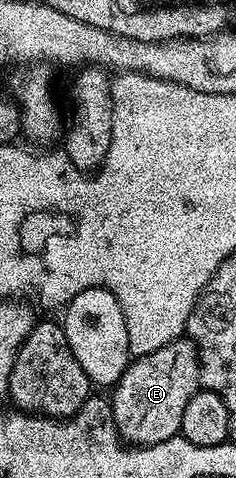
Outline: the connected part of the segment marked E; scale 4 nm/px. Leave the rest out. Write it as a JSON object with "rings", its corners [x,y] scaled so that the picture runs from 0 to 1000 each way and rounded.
{"rings":[[[763,707],[682,724],[682,732],[648,732],[648,741],[559,751],[504,801],[483,805],[462,870],[542,931],[619,933],[737,921],[767,906],[784,849],[847,812],[843,743],[826,718],[801,707]]]}

